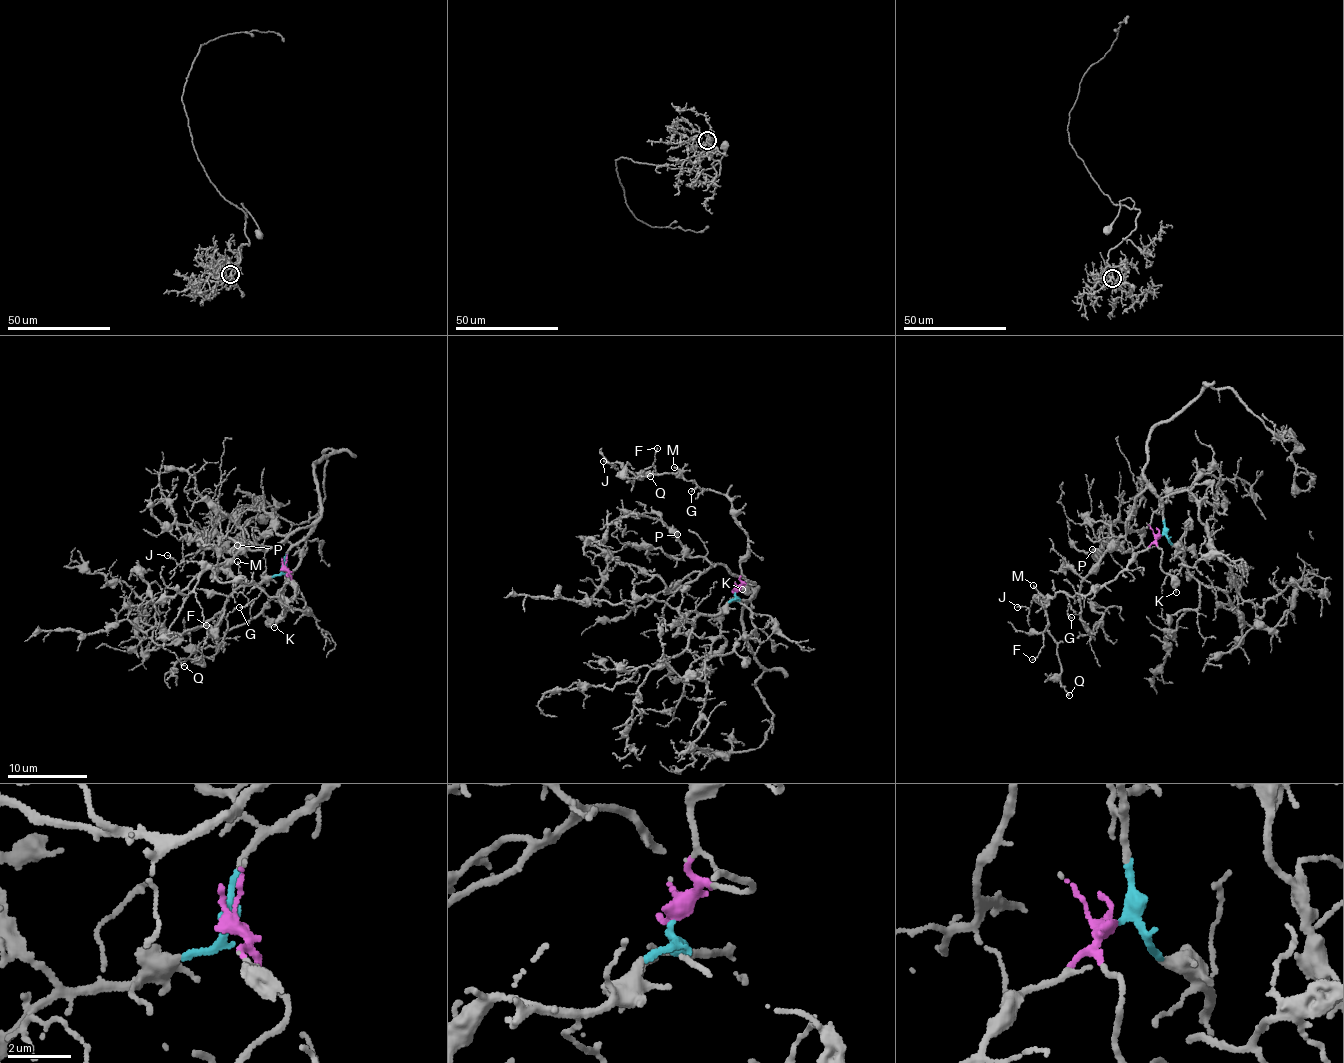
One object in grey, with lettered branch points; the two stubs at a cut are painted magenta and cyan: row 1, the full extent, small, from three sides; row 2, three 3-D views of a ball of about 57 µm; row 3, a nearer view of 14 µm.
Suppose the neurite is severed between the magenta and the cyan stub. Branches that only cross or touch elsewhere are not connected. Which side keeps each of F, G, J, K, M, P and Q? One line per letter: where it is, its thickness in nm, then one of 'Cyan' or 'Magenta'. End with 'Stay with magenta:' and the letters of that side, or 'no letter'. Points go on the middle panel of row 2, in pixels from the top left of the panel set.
F: Place: (657, 448). Thickness 100 nm. Magenta
G: Place: (691, 491). Thickness 110 nm. Magenta
J: Place: (603, 461). Thickness 100 nm. Magenta
K: Place: (742, 589). Thickness 280 nm. Magenta
M: Place: (674, 467). Thickness 110 nm. Magenta
P: Place: (677, 534). Thickness 110 nm. Cyan
Q: Place: (650, 476). Thickness 110 nm. Magenta
Stay with magenta: F, G, J, K, M, Q

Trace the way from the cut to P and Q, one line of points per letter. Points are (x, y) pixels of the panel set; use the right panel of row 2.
P: (1162, 536), (1165, 518), (1159, 498), (1147, 489), (1134, 499), (1123, 536), (1103, 557), (1093, 549)
Q: (1160, 536), (1101, 588), (1073, 598), (1057, 593), (1042, 607), (1040, 600), (1056, 645), (1059, 682), (1069, 694)

